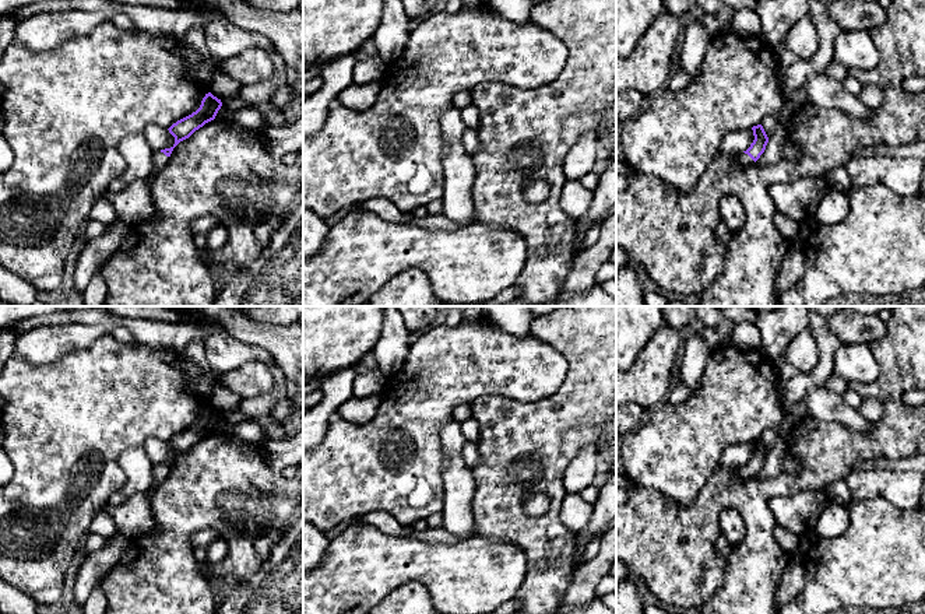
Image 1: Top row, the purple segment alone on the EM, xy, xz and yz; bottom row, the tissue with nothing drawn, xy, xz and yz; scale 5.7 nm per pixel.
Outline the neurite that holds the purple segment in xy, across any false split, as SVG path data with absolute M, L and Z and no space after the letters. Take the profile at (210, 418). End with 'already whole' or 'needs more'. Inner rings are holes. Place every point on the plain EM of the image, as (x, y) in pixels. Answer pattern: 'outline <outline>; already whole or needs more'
outline M208 406L196 425L173 436L168 443L175 450L175 457L170 462L154 464L152 484L159 485L169 476L173 462L205 436L214 434L221 420L221 413Z; needs more

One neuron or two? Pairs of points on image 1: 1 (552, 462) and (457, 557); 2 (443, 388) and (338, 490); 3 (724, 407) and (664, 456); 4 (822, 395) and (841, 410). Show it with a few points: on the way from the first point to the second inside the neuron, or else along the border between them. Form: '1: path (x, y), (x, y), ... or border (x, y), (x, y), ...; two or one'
1: border (477, 534), (509, 543); two
2: path (412, 410), (387, 421), (366, 459); one
3: path (709, 421), (679, 445); one
4: path (826, 399), (837, 410); one

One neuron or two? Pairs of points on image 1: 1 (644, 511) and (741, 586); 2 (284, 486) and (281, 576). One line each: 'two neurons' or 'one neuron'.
1: one neuron
2: two neurons

